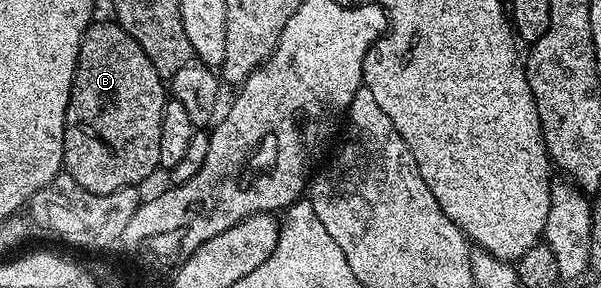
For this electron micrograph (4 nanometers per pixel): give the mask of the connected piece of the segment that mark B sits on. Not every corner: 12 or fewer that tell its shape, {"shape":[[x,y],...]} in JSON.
{"shape":[[89,24],[63,171],[103,196],[160,168],[165,77]]}

